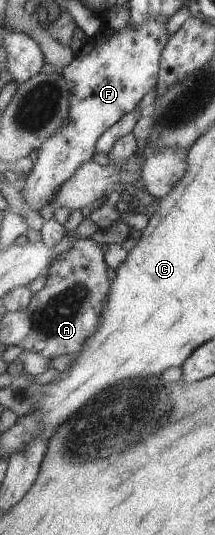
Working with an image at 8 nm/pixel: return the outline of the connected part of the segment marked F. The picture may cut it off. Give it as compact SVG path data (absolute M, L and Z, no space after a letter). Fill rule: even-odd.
M152 19L134 28L131 23L126 28L117 32L105 43L95 43L95 48L89 55L76 57L63 71L63 75L70 83L72 93L72 110L69 121L52 138L49 138L39 151L39 159L30 175L20 184L26 203L32 210L41 213L47 206L55 205L55 199L64 185L81 169L84 163L95 159L95 153L99 140L119 123L125 115L135 111L139 103L158 87L162 70L164 51L173 35L167 31L167 23Z

